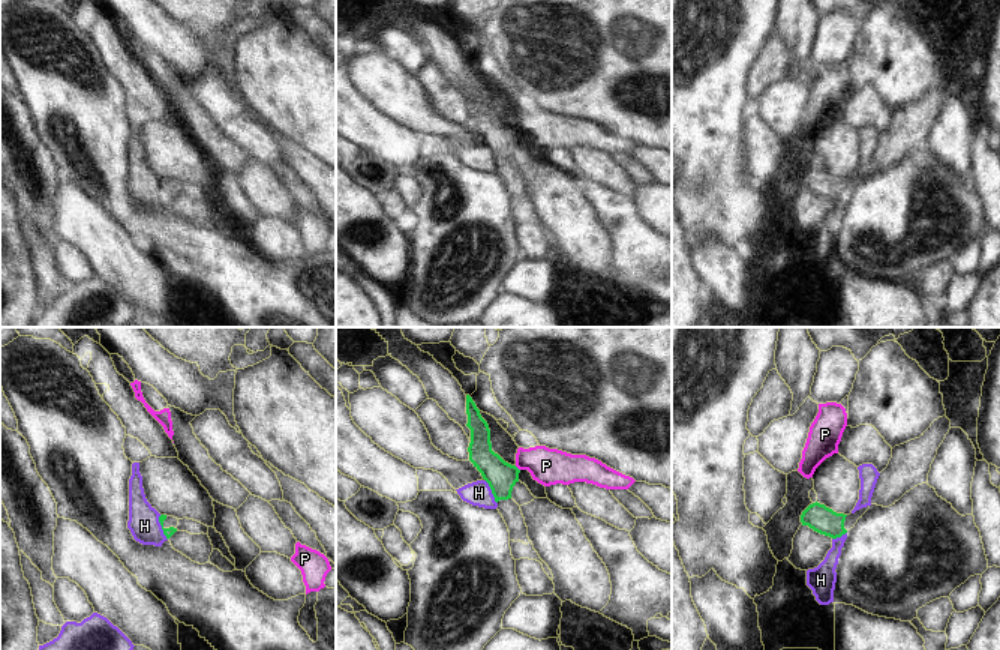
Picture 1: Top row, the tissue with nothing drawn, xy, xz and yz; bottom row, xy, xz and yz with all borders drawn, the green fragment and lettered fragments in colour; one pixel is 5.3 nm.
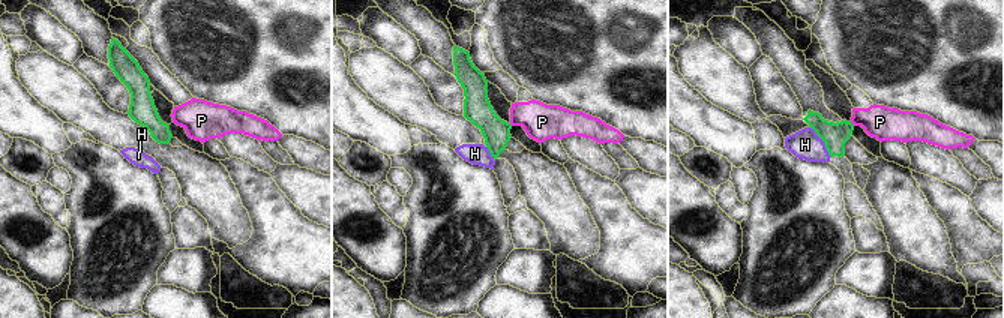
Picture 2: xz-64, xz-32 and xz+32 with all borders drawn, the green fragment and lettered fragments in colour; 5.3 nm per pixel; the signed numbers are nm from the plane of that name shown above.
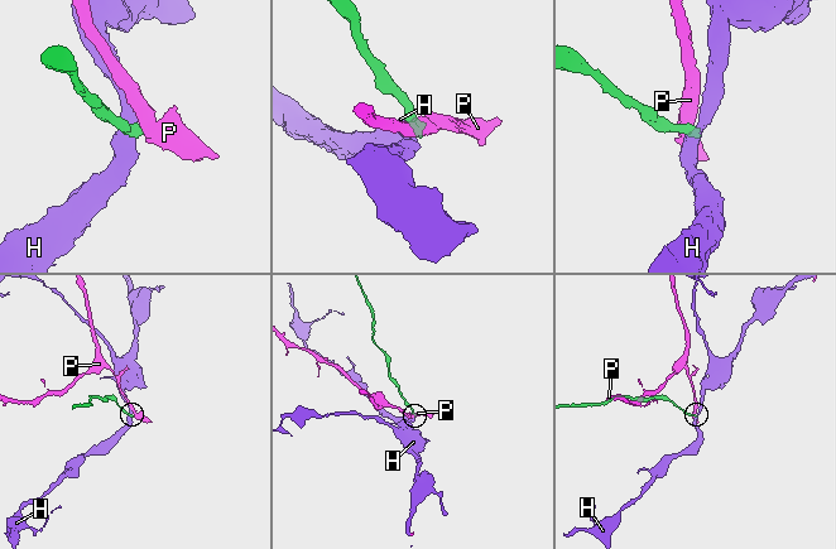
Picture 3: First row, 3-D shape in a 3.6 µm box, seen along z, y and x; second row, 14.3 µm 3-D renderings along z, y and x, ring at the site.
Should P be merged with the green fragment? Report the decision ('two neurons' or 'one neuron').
two neurons

